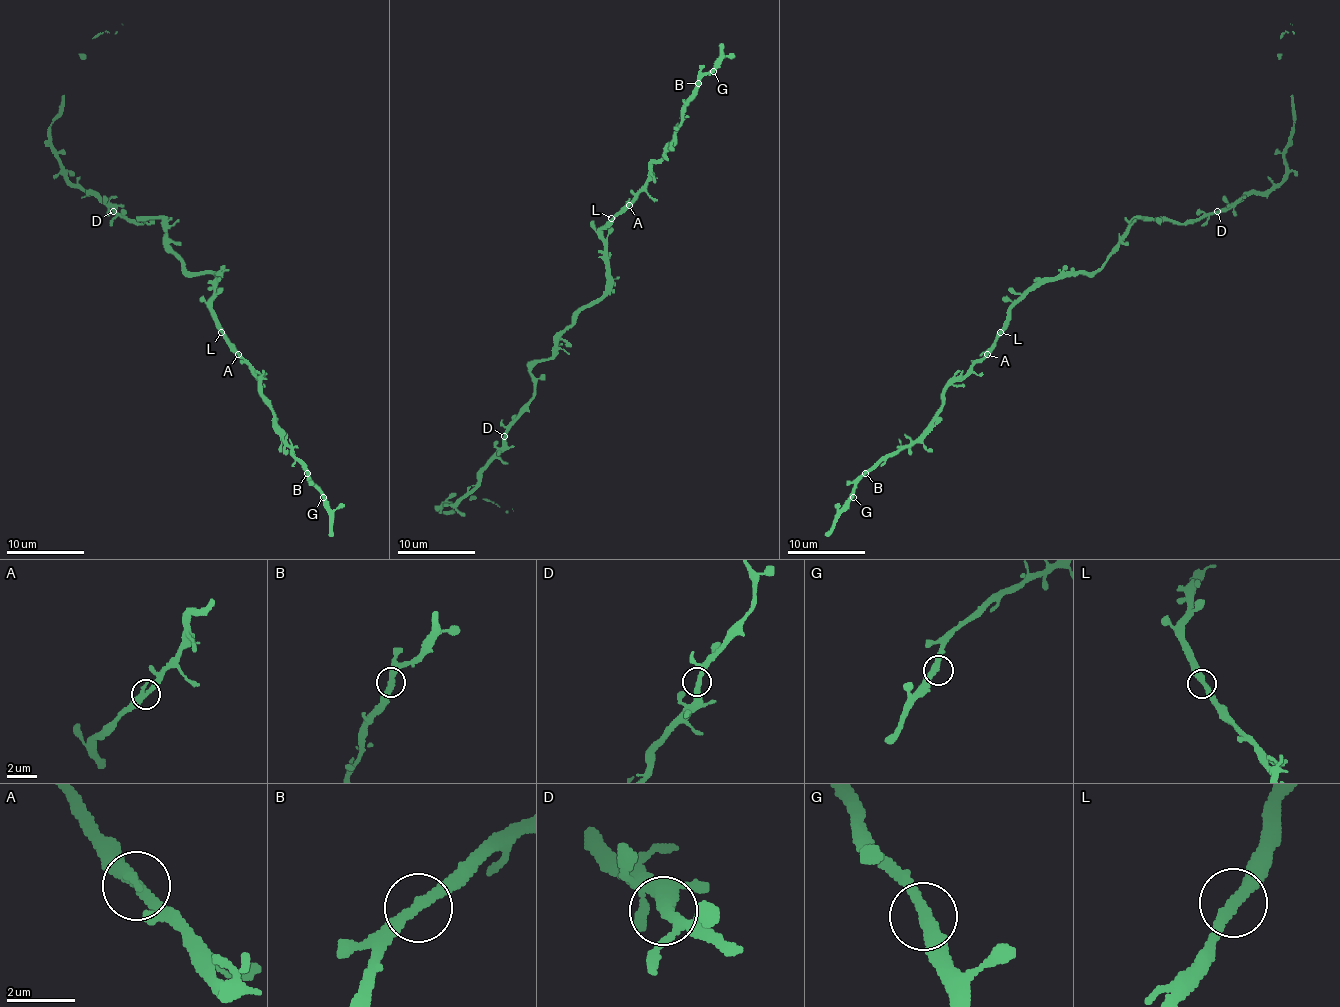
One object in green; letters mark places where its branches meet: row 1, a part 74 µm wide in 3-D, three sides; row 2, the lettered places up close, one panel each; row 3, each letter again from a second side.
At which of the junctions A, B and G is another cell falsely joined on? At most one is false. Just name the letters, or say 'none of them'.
none of them

